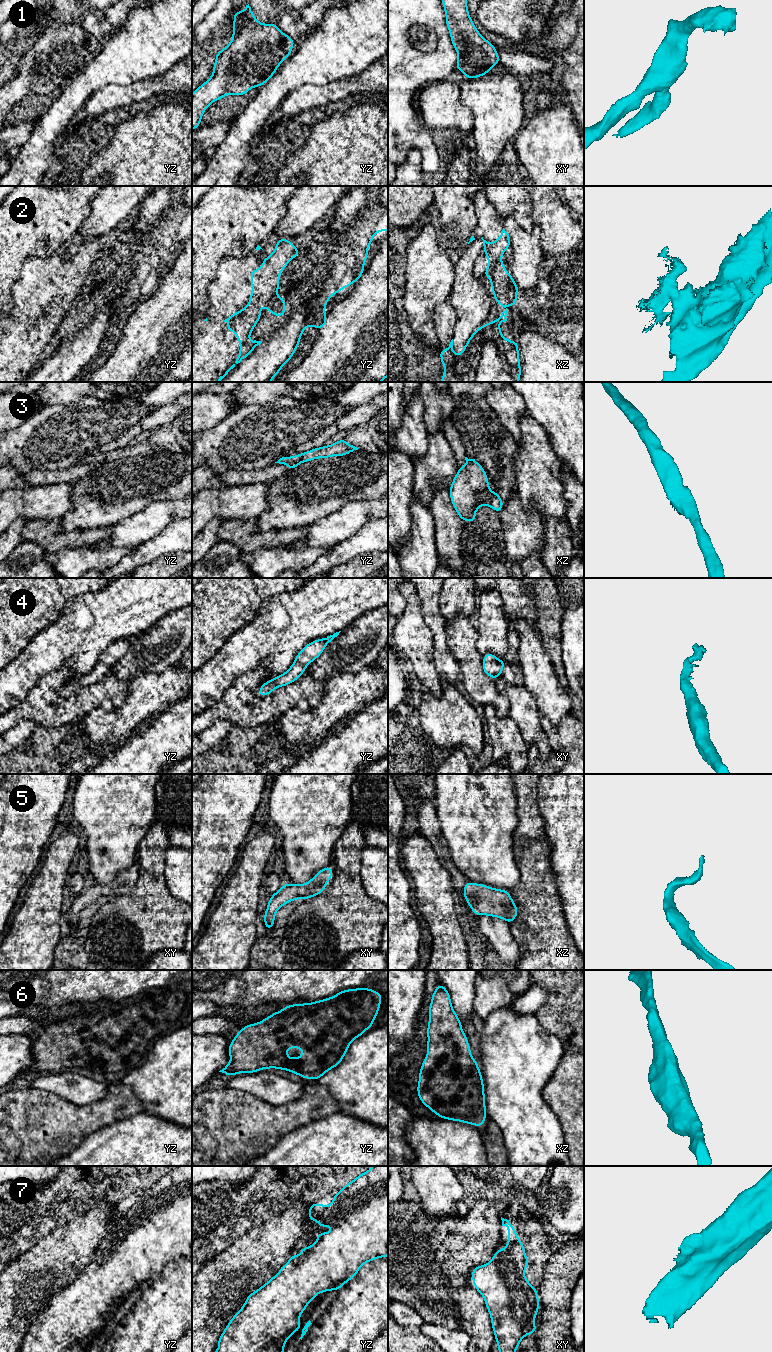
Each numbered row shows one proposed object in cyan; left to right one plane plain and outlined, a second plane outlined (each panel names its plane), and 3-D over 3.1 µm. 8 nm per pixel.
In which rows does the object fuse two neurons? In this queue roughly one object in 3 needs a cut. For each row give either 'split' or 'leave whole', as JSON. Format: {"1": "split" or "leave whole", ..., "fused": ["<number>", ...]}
{"1": "leave whole", "2": "split", "3": "leave whole", "4": "leave whole", "5": "leave whole", "6": "leave whole", "7": "leave whole", "fused": ["2"]}

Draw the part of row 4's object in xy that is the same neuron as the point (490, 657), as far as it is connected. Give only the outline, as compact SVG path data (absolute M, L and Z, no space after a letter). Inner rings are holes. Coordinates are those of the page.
M485 653L483 660L482 668L486 675L494 680L501 676L506 659L499 660L494 654Z

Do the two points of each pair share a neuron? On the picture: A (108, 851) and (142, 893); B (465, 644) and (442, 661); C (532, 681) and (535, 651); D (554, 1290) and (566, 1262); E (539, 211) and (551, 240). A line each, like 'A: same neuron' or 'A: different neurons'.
A: different neurons
B: different neurons
C: same neuron
D: same neuron
E: same neuron

